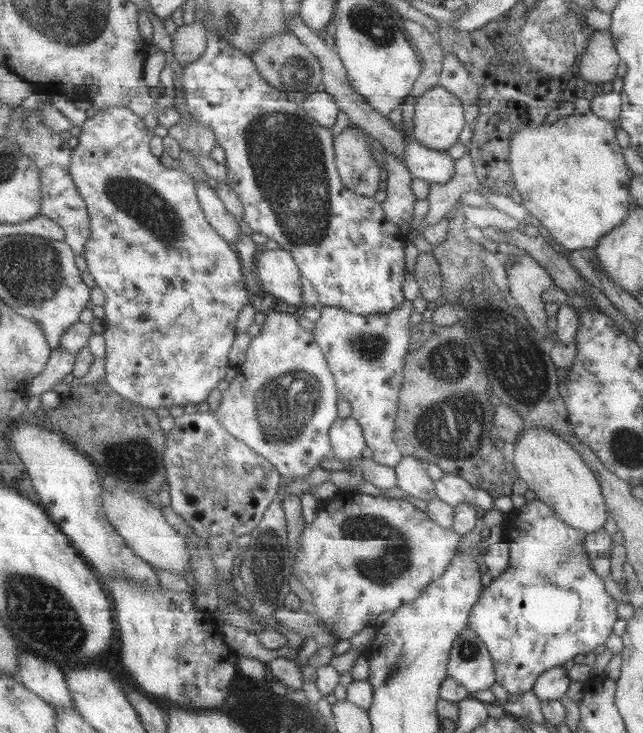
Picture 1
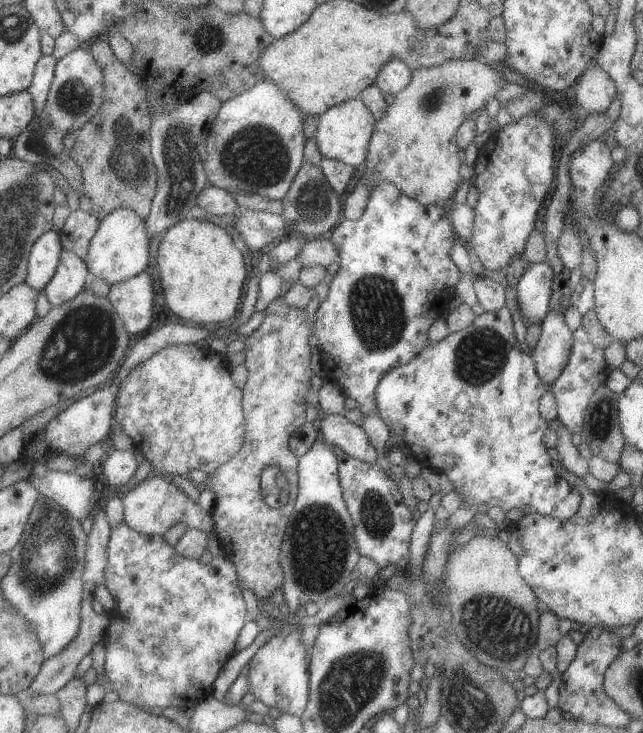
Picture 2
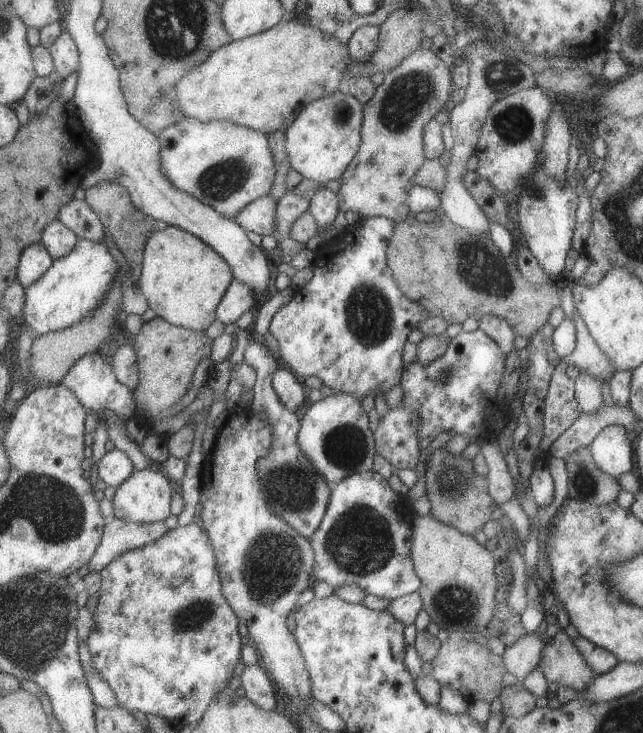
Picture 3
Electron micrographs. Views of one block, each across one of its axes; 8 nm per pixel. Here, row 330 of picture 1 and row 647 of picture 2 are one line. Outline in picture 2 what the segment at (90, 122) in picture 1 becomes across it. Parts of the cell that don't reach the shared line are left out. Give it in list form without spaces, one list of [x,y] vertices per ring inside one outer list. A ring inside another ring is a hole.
[[[121,522],[114,530],[110,538],[109,545],[110,559],[106,570],[106,587],[114,596],[121,619],[114,619],[109,622],[106,640],[104,642],[104,681],[118,692],[119,700],[129,704],[137,705],[142,709],[147,708],[191,708],[193,704],[197,707],[203,700],[213,696],[215,680],[219,678],[223,666],[229,658],[235,656],[239,635],[243,627],[250,621],[247,602],[243,598],[240,587],[240,576],[238,568],[226,556],[213,559],[210,564],[201,564],[199,560],[183,556],[174,546],[171,546],[167,539],[161,535],[146,535],[137,532],[127,523]]]

